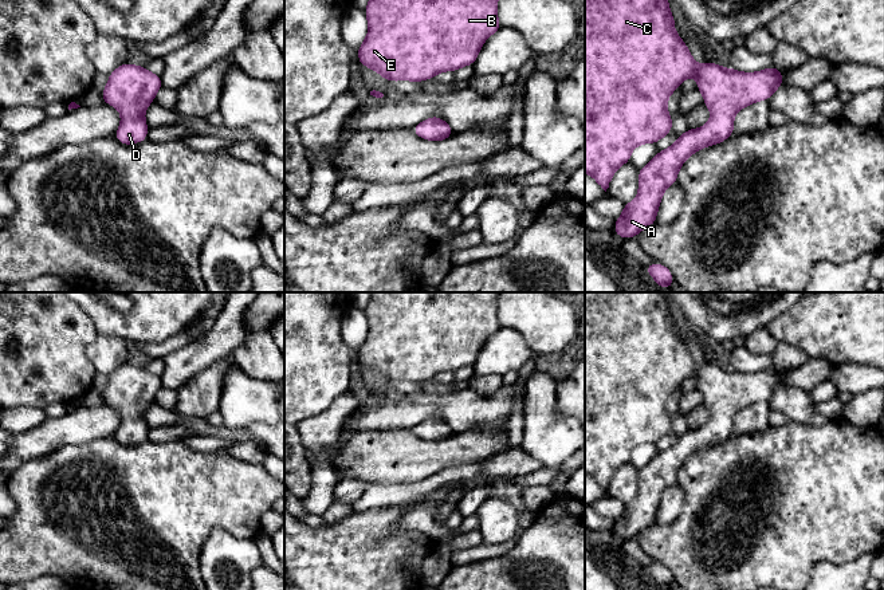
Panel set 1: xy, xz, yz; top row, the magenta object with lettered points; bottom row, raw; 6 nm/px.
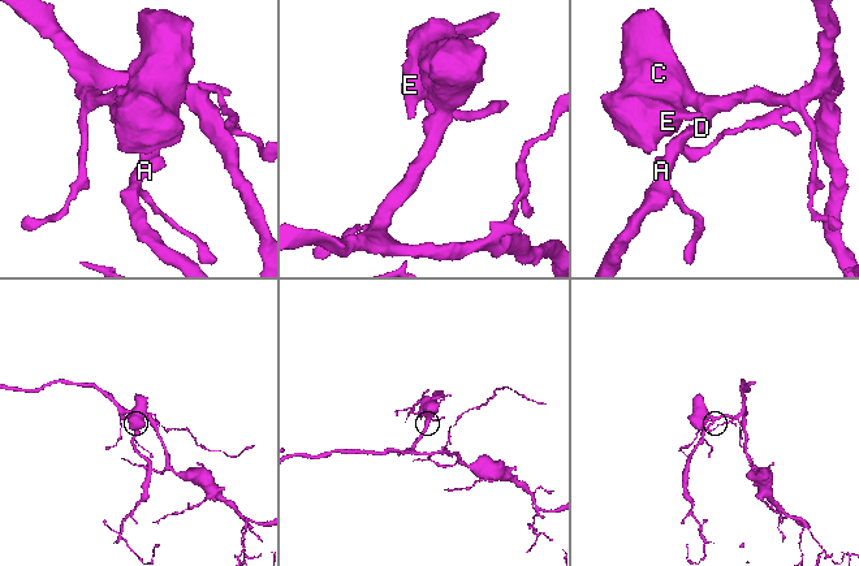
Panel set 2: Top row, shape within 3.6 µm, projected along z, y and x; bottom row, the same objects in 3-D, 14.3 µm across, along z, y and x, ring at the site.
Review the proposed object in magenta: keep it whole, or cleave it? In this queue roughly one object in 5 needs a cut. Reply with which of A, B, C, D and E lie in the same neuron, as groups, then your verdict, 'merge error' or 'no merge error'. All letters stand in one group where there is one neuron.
groups A B C D E; no merge error

